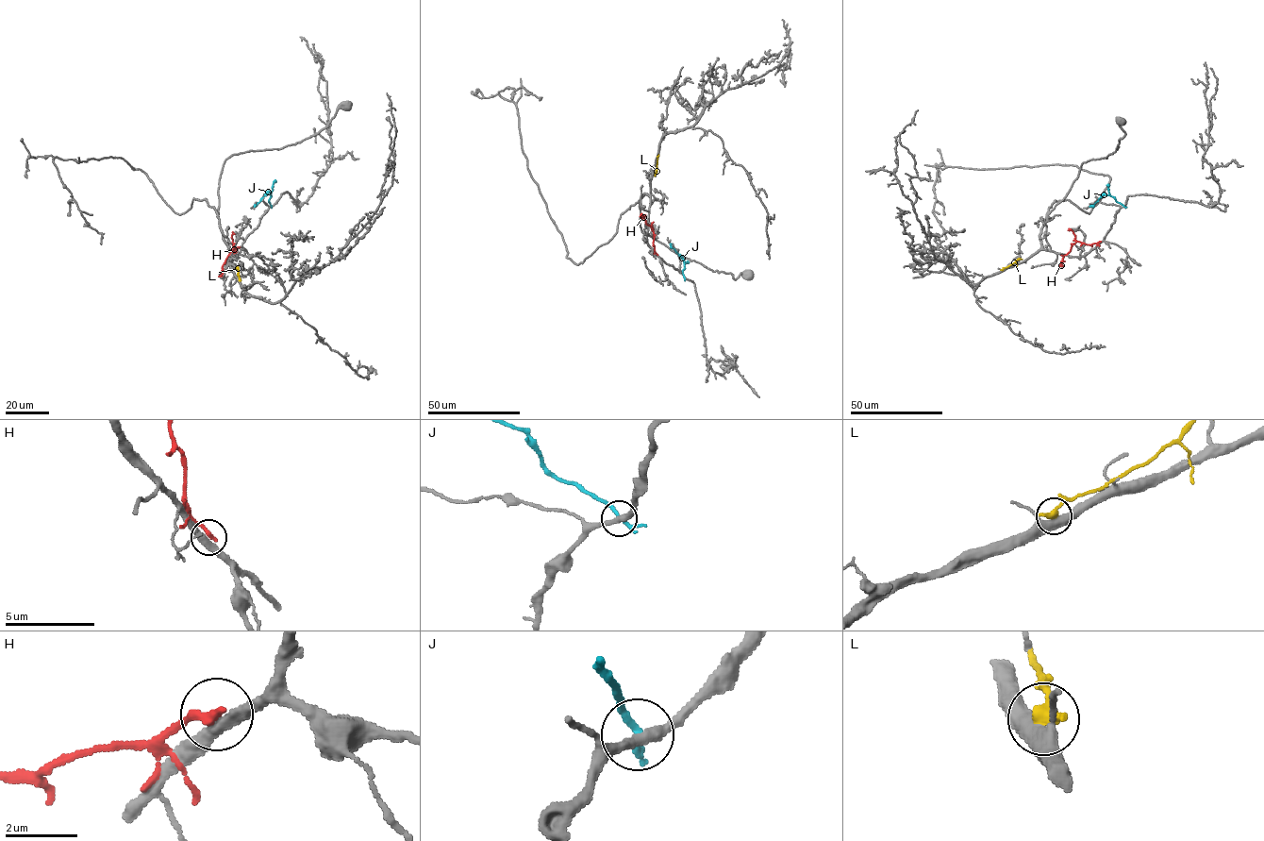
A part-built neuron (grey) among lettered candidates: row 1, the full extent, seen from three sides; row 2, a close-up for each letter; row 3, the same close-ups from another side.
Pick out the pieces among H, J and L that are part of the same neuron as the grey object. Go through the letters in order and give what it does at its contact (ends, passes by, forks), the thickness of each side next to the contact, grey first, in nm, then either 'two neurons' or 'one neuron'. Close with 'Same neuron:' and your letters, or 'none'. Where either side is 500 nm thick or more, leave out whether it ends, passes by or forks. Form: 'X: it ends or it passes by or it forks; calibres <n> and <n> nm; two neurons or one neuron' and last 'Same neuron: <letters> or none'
H: it ends; calibres 340 and 260 nm; two neurons
J: it passes by; calibres 320 and 180 nm; two neurons
L: it ends; calibres 400 and 400 nm; two neurons
Same neuron: none

